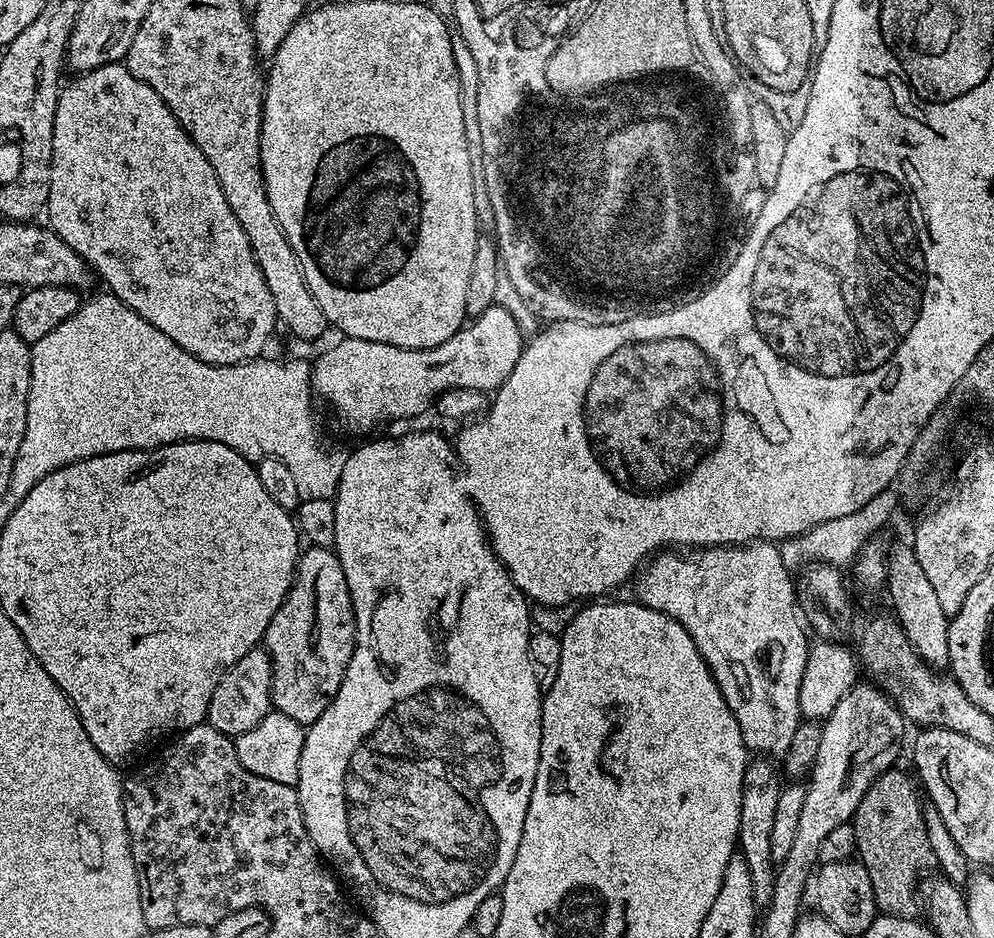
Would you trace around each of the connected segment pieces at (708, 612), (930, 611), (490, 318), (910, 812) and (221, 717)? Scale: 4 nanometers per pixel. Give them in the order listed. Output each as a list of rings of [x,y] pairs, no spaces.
[[[772,542],[721,544],[714,548],[692,548],[690,552],[692,556],[683,556],[680,552],[683,551],[661,550],[647,561],[643,570],[635,573],[635,599],[639,603],[645,604],[650,610],[658,610],[662,614],[674,618],[694,638],[694,642],[698,646],[698,654],[702,654],[706,666],[712,671],[714,682],[718,682],[718,690],[722,690],[722,698],[726,698],[726,706],[730,706],[734,718],[738,718],[738,726],[742,730],[742,738],[749,753],[759,754],[764,758],[783,758],[786,750],[790,748],[790,738],[794,738],[794,730],[798,730],[798,726],[802,723],[798,690],[801,686],[802,670],[806,668],[806,658],[810,647],[810,640],[804,637],[804,632],[806,633],[805,625],[798,615],[798,601],[793,573],[782,564],[780,549]]]
[[[910,546],[896,548],[887,553],[888,578],[886,589],[892,599],[891,611],[900,629],[906,634],[910,646],[926,663],[936,670],[948,668],[948,622],[950,617],[946,610],[942,610],[939,599],[932,589],[931,583],[926,579],[926,573],[918,563],[918,558]]]
[[[493,304],[491,308],[487,308],[481,316],[475,317],[471,322],[465,323],[463,328],[459,328],[450,338],[446,338],[446,342],[442,342],[433,348],[403,348],[402,346],[390,346],[386,342],[370,342],[362,338],[340,338],[337,344],[332,344],[317,360],[311,361],[312,365],[312,390],[317,397],[320,396],[326,403],[332,404],[332,408],[336,411],[336,416],[349,428],[352,432],[368,432],[375,424],[380,424],[383,420],[404,420],[407,416],[420,416],[424,411],[433,407],[434,401],[441,396],[443,392],[450,391],[452,388],[468,387],[470,390],[478,390],[485,394],[495,393],[496,389],[501,388],[506,382],[506,378],[510,378],[510,374],[514,370],[514,366],[518,362],[520,353],[524,351],[526,343],[525,333],[520,331],[518,323],[515,322],[514,316],[502,307],[502,305]]]
[[[896,771],[882,773],[866,790],[850,823],[856,839],[856,856],[866,866],[866,874],[870,874],[877,909],[885,916],[915,917],[920,872],[932,868],[934,861],[924,825],[921,793],[911,775]]]
[[[263,647],[250,649],[245,656],[214,686],[214,698],[210,698],[207,724],[222,734],[235,738],[246,730],[254,730],[272,708],[272,659]]]

